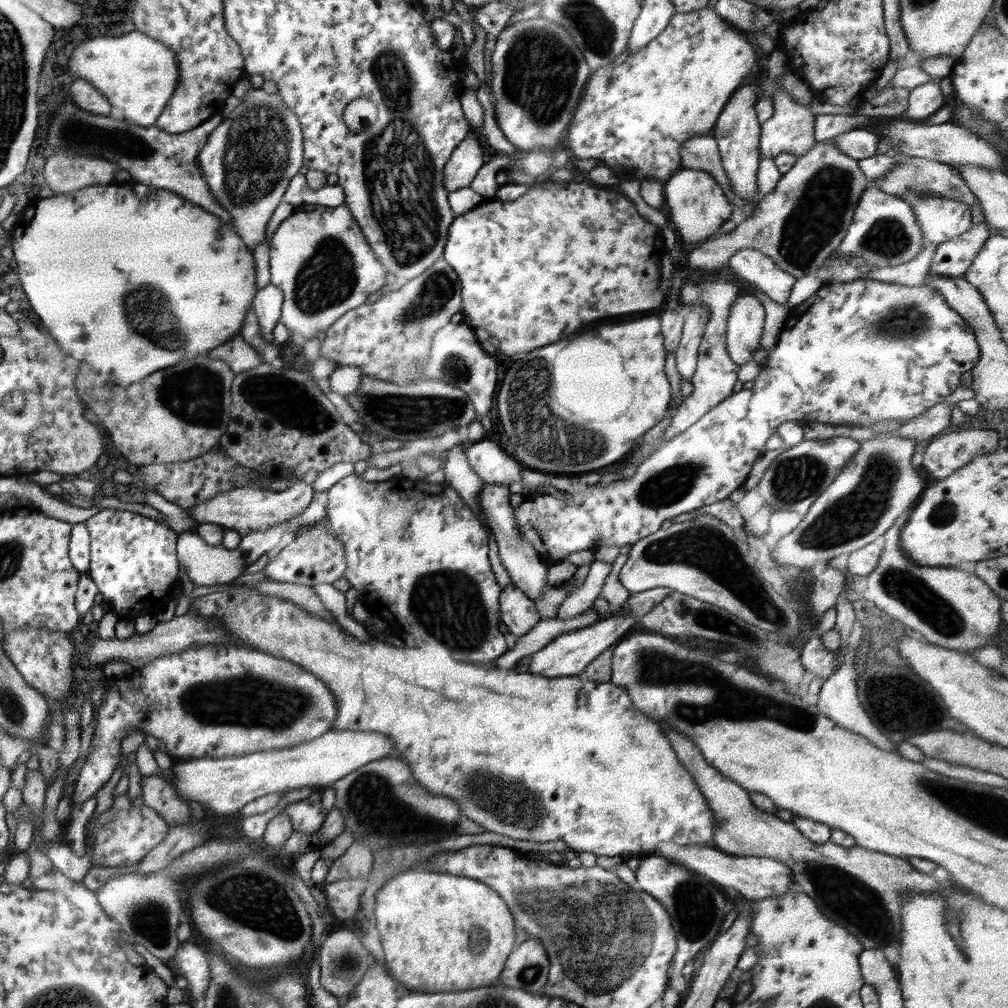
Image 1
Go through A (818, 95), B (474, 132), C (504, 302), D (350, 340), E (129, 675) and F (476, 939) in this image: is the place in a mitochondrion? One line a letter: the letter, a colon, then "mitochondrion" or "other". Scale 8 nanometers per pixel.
A: other
B: other
C: other
D: other
E: other
F: mitochondrion

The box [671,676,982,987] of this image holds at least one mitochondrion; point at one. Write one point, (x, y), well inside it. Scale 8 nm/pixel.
(833, 886)

